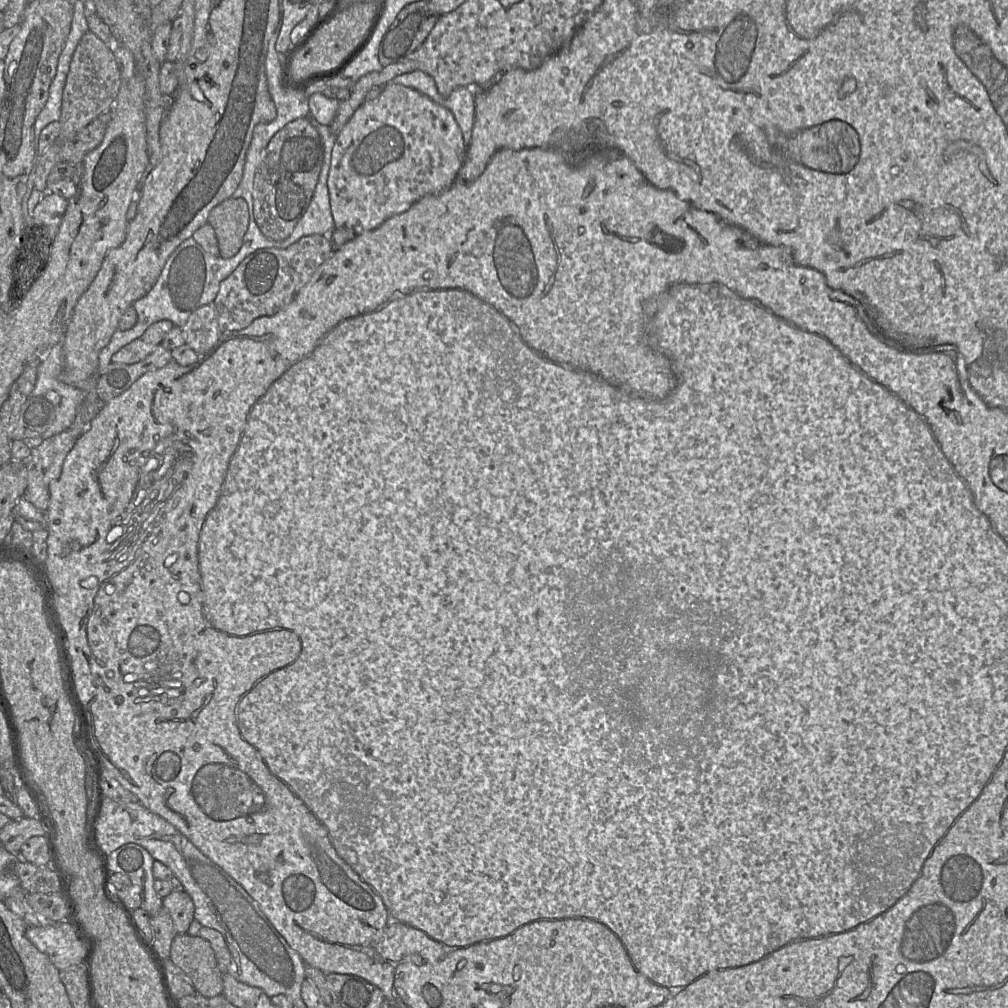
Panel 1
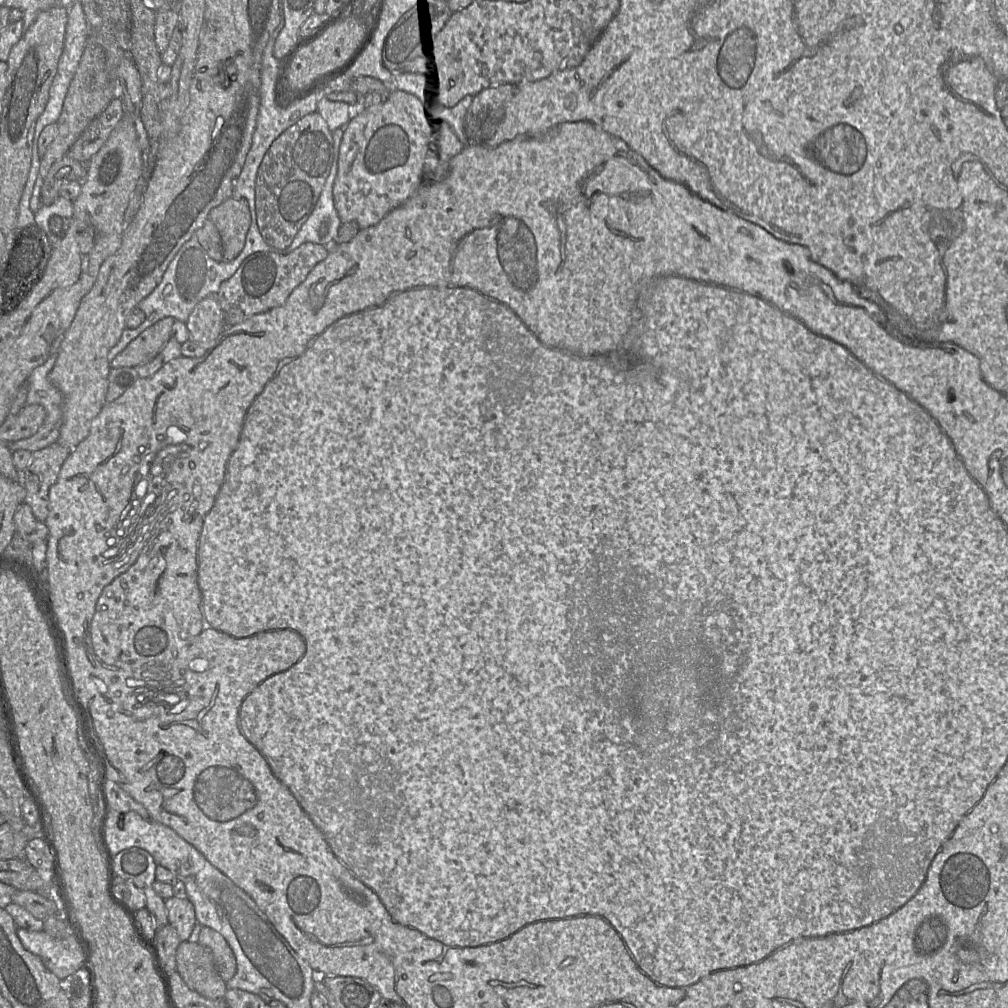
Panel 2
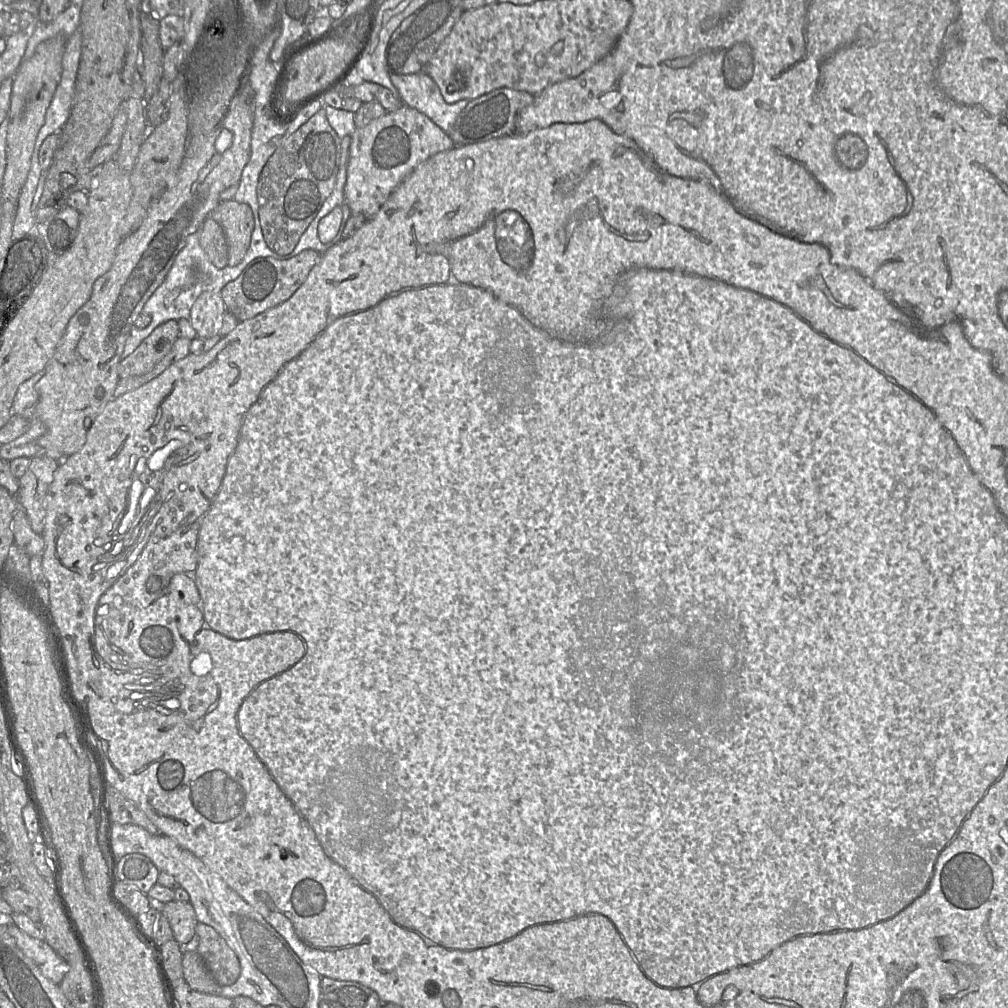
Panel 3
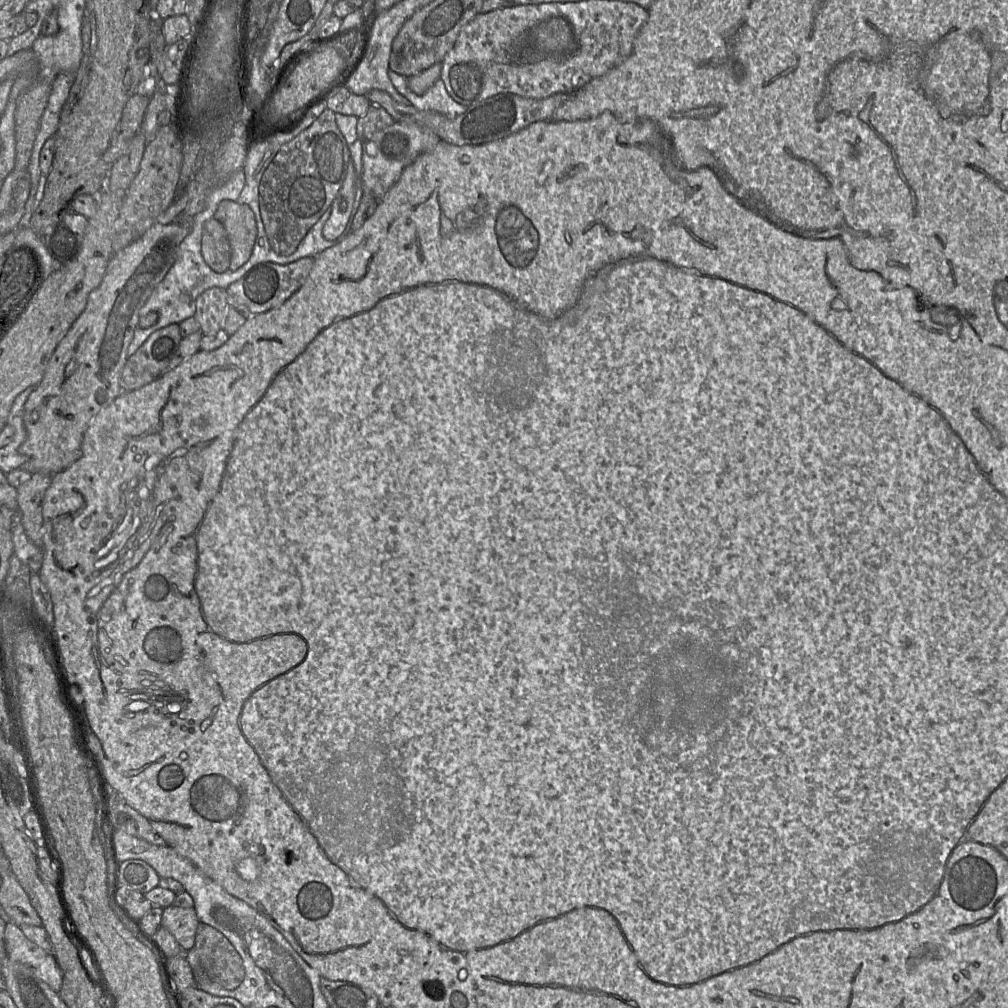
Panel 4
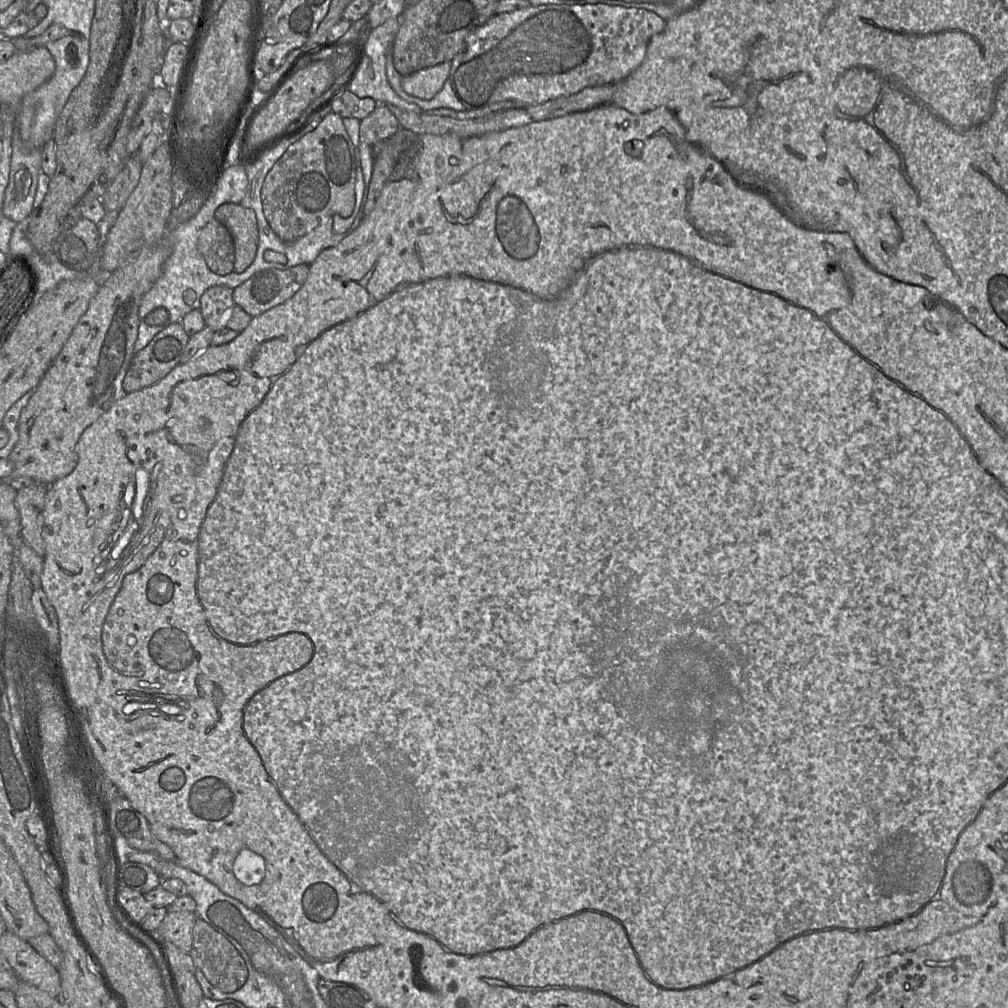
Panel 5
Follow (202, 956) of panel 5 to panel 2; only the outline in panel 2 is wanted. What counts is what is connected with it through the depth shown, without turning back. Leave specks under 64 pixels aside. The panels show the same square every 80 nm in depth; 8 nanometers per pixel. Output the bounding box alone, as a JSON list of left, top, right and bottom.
[198,926,237,982]

